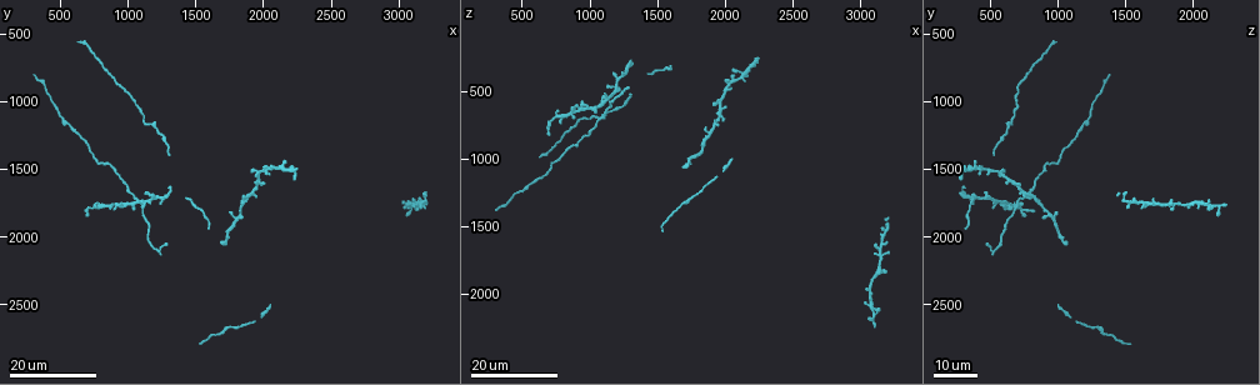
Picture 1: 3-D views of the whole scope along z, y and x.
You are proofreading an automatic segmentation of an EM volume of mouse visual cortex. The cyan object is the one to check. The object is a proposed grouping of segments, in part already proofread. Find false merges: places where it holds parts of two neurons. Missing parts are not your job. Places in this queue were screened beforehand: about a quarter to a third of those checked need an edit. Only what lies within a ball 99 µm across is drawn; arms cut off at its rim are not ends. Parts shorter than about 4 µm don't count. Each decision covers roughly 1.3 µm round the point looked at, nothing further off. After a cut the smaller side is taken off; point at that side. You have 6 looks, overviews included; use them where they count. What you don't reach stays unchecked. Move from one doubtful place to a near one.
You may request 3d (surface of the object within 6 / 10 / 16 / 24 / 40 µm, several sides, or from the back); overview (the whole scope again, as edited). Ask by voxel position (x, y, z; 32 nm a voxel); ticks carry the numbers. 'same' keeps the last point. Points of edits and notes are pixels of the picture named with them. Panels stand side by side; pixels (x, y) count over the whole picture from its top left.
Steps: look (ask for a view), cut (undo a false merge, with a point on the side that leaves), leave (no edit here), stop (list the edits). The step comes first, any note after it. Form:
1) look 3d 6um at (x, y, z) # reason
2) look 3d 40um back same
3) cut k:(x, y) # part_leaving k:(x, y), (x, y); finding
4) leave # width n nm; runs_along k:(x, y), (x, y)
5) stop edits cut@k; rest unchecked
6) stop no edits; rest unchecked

look 3d 24um at (1960, 1500, 600) # looks like a crossing

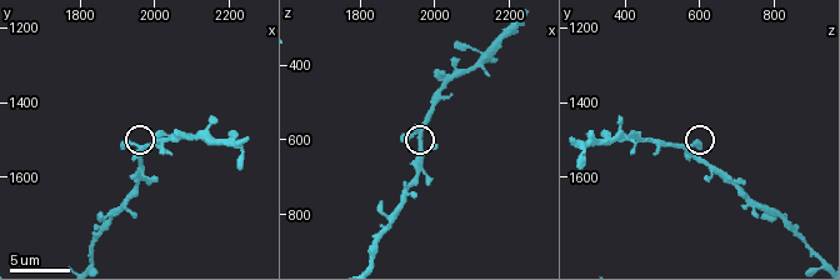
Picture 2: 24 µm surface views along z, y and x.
look 3d 10um at (1950, 1510, 580) # zoom in

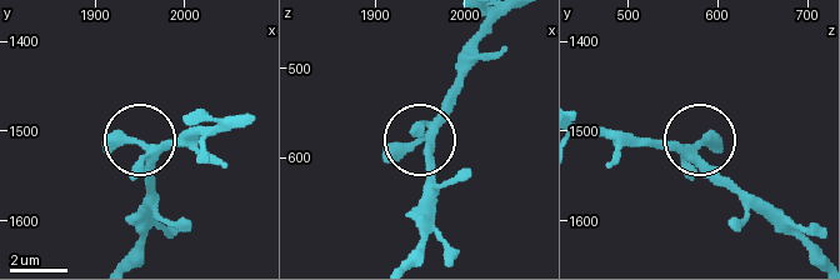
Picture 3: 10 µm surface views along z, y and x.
look 3d 10um back at (1955, 1515, 580)

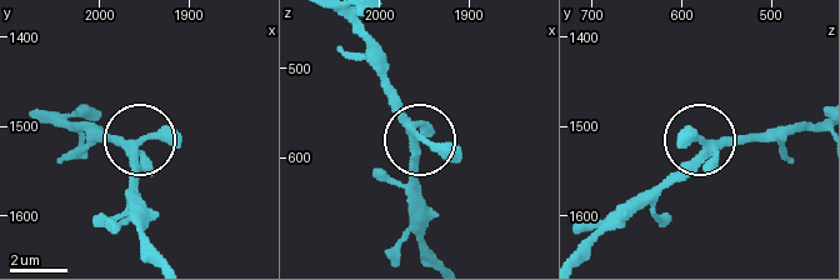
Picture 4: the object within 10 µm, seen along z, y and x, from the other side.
leave # width 280 nm; runs_along 4:(156, 254), (143, 231), (135, 181), (140, 141), (94, 144); all the same neuron

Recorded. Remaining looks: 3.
look 3d 16um at (1980, 1610, 700) # three-way junction

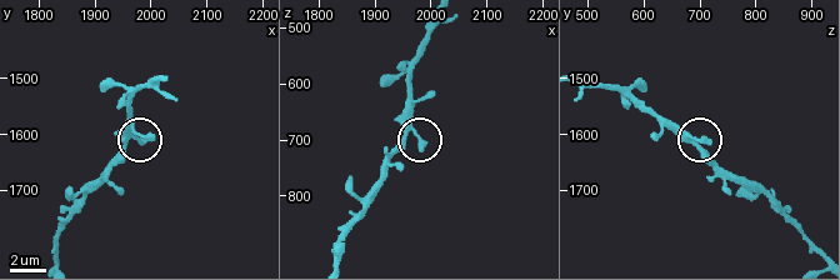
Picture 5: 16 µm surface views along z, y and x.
look 3d 16um back at (1980, 1610, 690)

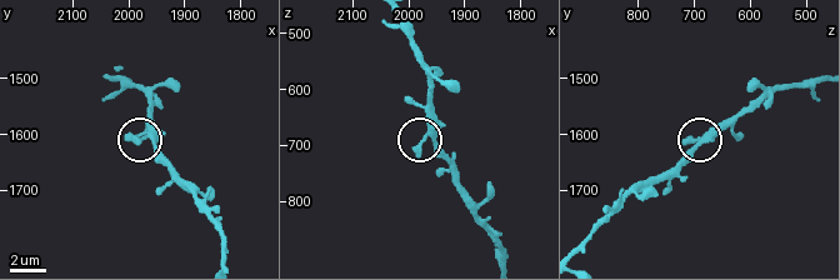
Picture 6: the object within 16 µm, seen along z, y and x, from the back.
leave # side_arm 47 um; one neuron here

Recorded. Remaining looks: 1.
stop no edits; rest unchecked

